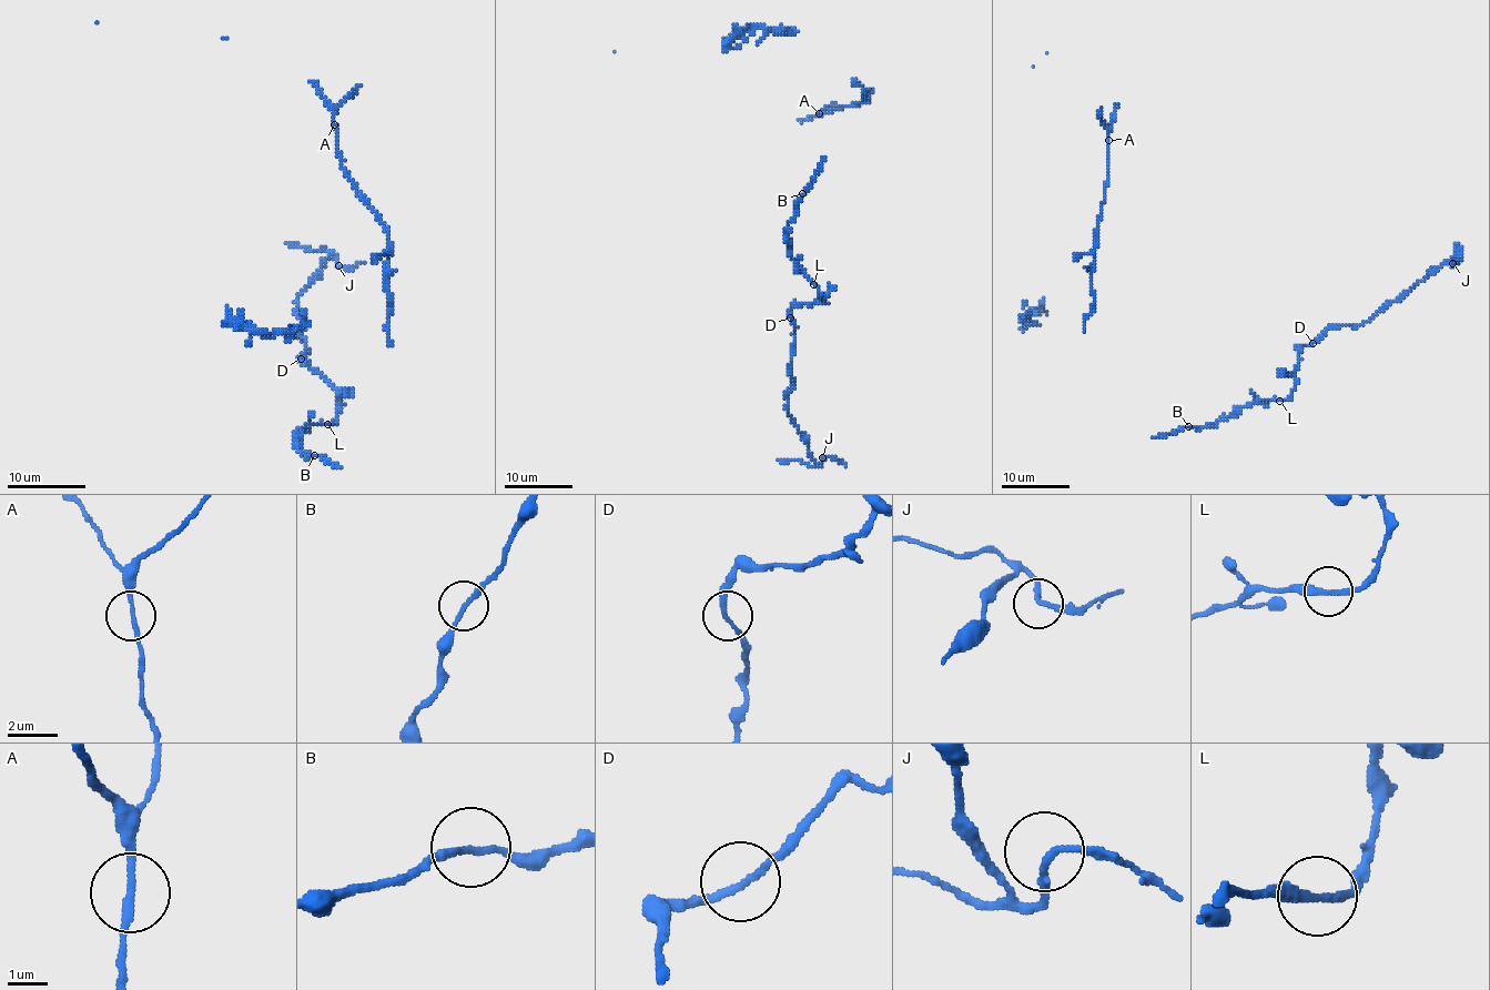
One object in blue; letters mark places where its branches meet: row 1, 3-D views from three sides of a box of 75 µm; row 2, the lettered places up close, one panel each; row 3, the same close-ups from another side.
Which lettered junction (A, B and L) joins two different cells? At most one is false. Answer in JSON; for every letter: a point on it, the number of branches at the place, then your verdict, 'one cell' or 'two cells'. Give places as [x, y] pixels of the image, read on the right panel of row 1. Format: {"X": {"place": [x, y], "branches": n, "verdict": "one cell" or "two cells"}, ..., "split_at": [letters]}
{"A": {"place": [1108, 140], "branches": 2, "verdict": "one cell"}, "B": {"place": [1188, 426], "branches": 2, "verdict": "one cell"}, "L": {"place": [1279, 401], "branches": 2, "verdict": "one cell"}, "split_at": []}

